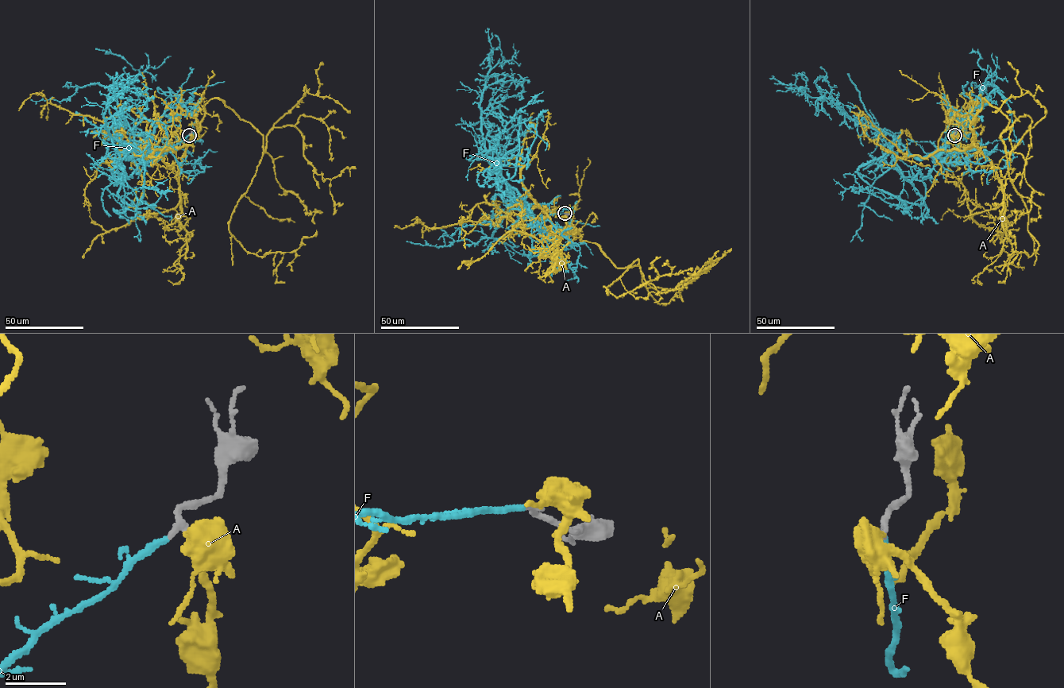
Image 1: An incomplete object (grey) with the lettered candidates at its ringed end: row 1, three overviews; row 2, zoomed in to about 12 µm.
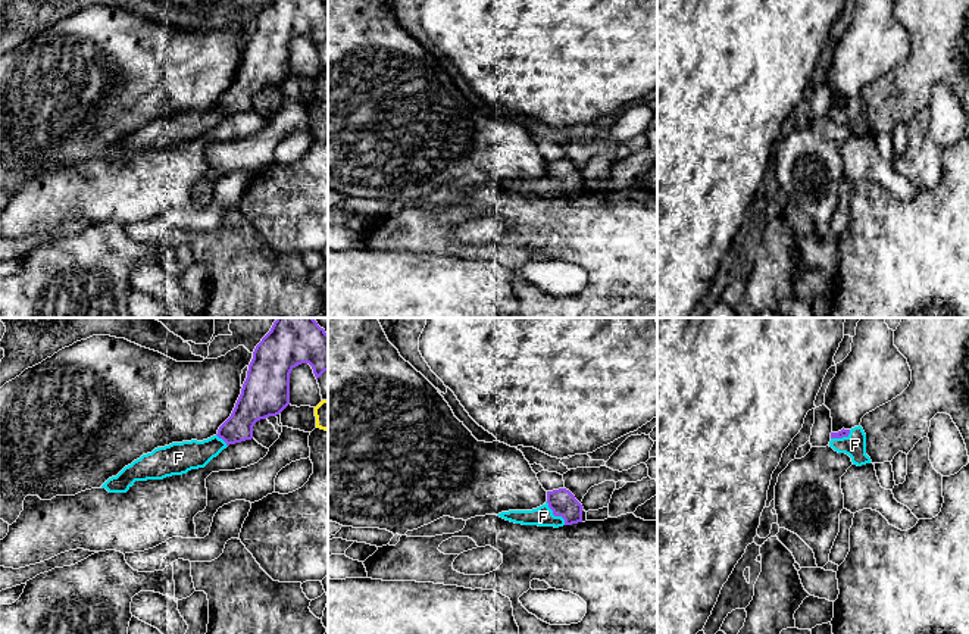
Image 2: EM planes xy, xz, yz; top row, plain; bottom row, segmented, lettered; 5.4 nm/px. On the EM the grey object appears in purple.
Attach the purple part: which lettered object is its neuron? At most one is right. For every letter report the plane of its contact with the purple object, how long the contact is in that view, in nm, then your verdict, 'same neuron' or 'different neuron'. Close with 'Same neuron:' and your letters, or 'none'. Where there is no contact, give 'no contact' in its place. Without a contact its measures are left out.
A: no contact; different neuron
F: contact in xz; length 170 nm; same neuron
Same neuron: F

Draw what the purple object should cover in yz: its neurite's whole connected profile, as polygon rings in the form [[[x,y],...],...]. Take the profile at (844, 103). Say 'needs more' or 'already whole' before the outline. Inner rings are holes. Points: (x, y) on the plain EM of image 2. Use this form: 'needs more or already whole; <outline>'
needs more; [[[860,96],[851,100],[843,99],[838,103],[831,103],[829,118],[838,124],[848,125],[853,135],[862,137],[872,132],[866,125],[866,104]]]

